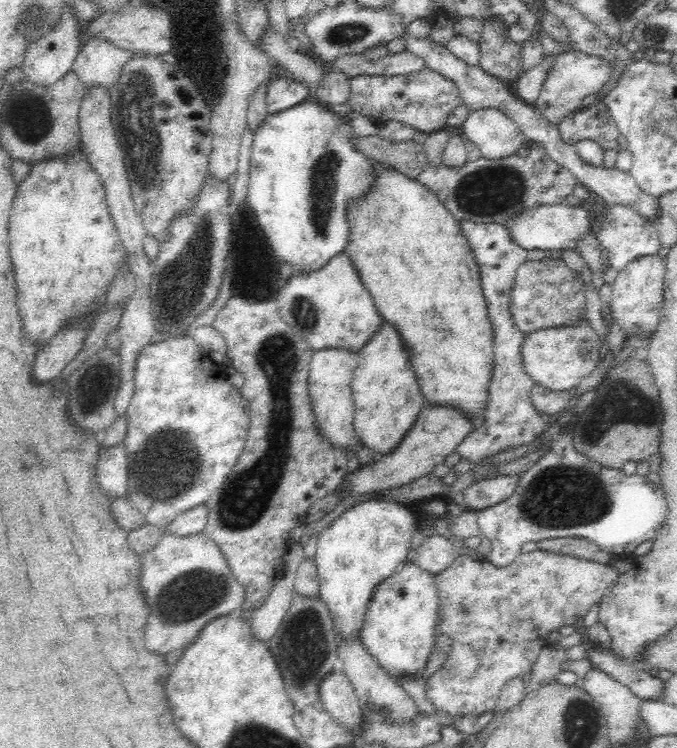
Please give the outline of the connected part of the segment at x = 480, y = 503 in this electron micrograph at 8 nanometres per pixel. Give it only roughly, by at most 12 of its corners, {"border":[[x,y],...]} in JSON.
{"border":[[496,474],[463,490],[466,509],[480,511],[510,498],[518,474]]}

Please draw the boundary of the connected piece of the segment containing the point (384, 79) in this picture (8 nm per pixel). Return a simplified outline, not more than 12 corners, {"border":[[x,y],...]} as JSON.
{"border":[[424,67],[349,77],[354,112],[432,133],[462,105]]}

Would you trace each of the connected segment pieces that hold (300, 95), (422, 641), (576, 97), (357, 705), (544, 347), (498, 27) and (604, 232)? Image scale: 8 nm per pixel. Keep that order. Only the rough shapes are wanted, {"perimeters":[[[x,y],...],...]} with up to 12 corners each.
{"perimeters":[[[293,78],[267,88],[268,114],[312,97],[312,88]],[[406,561],[374,586],[360,639],[391,677],[434,653],[433,574]],[[576,49],[554,59],[534,106],[550,125],[602,95],[613,64]],[[338,669],[318,685],[324,711],[353,732],[363,706]],[[584,317],[527,333],[520,354],[536,385],[570,391],[596,368]],[[482,18],[479,66],[514,83],[522,45],[499,18]],[[609,205],[596,232],[605,264],[619,271],[638,256],[658,254],[650,220]]]}

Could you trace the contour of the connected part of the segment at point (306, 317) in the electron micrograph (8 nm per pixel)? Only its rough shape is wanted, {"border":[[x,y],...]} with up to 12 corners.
{"border":[[345,251],[295,270],[282,320],[358,352],[383,320]]}

